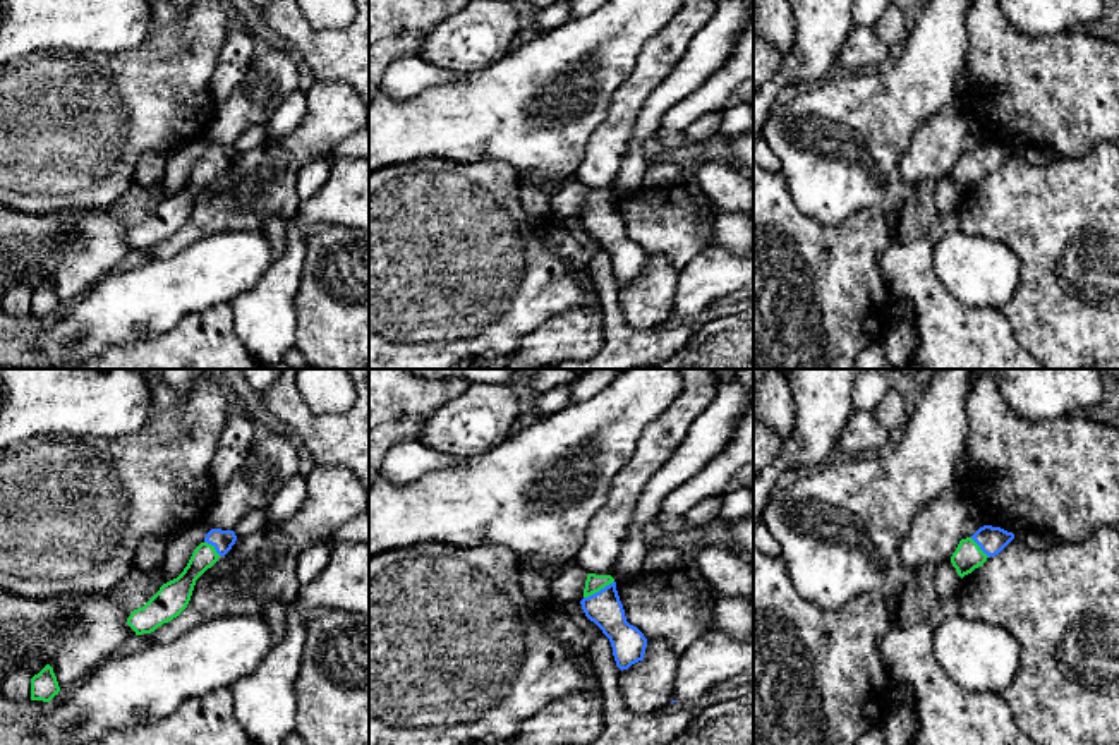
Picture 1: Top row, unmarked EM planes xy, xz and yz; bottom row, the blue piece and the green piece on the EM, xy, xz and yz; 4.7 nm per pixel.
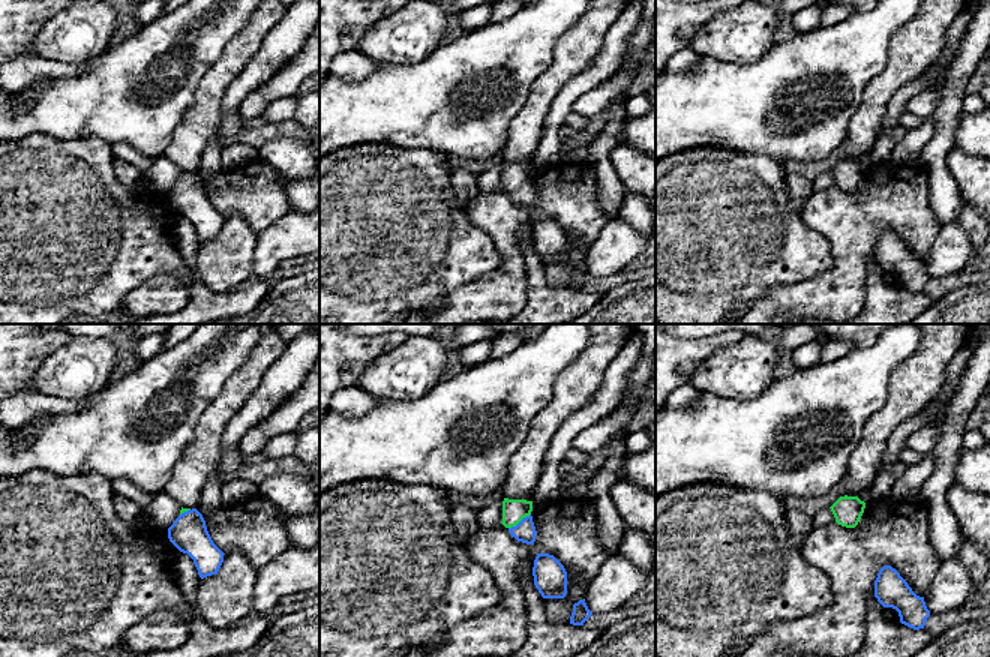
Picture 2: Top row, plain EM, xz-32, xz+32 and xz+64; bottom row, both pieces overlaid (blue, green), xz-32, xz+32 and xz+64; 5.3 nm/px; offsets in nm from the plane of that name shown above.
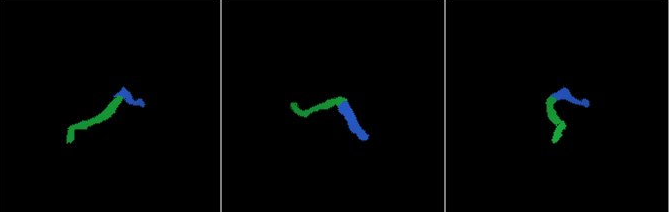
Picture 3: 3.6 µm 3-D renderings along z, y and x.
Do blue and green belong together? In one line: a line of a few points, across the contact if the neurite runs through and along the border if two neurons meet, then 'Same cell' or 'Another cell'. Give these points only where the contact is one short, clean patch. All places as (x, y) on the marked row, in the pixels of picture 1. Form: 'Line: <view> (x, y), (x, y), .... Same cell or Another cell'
Line: xz (604, 608), (599, 591), (594, 582). Same cell

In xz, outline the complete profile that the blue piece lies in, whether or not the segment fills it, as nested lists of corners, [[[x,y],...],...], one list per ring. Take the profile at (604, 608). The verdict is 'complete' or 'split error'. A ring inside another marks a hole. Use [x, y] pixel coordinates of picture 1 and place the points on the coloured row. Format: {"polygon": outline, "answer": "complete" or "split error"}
{"polygon": [[[589,573],[580,601],[585,616],[609,639],[616,666],[623,671],[644,661],[647,639],[630,625],[611,575]]], "answer": "split error"}

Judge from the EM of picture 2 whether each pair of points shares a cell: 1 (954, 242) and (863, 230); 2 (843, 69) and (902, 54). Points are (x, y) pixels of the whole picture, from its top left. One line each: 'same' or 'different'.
1: different
2: different

